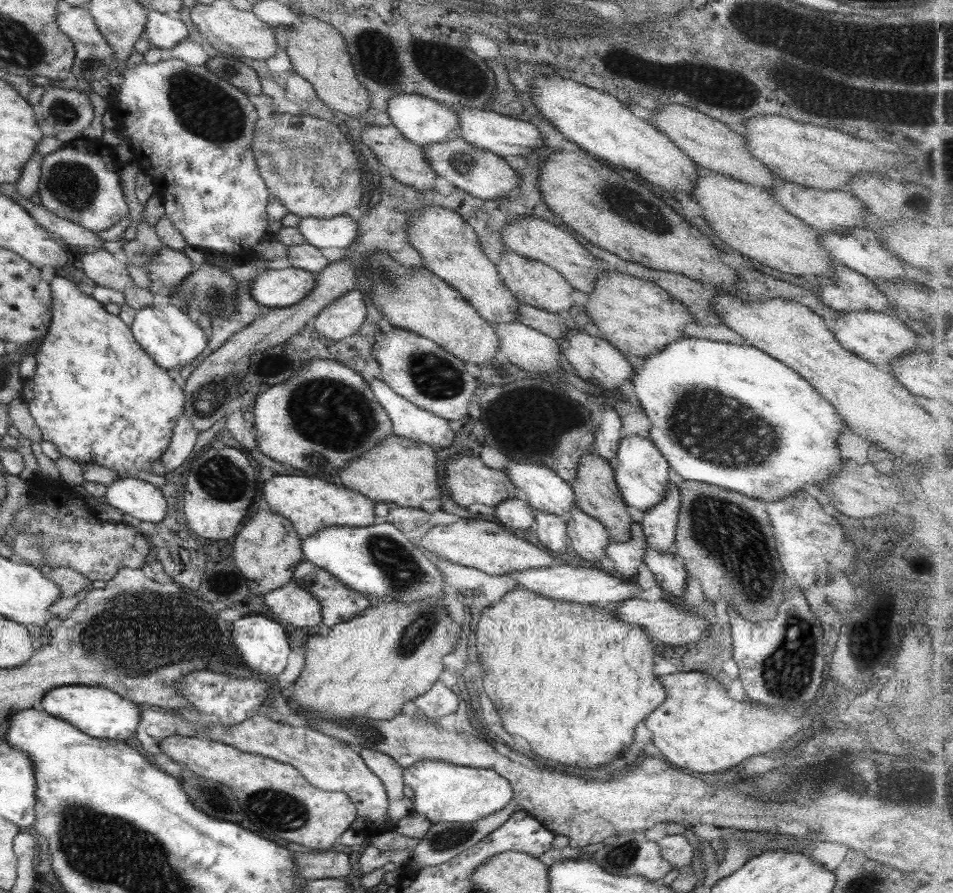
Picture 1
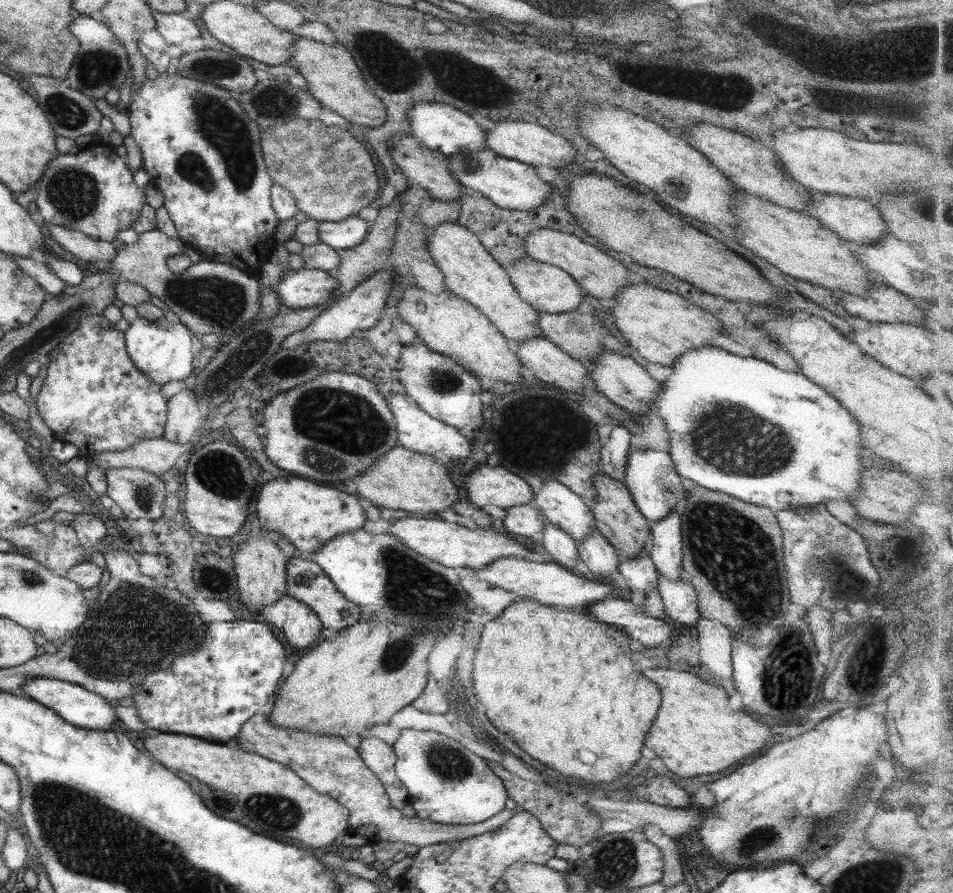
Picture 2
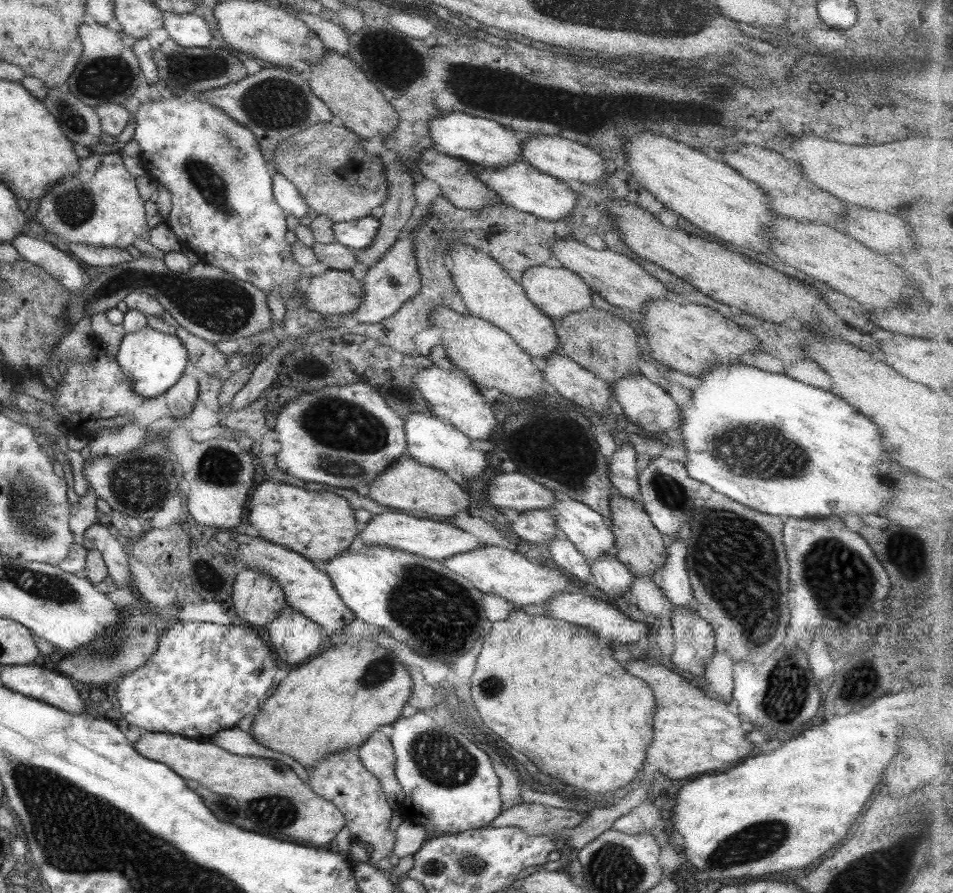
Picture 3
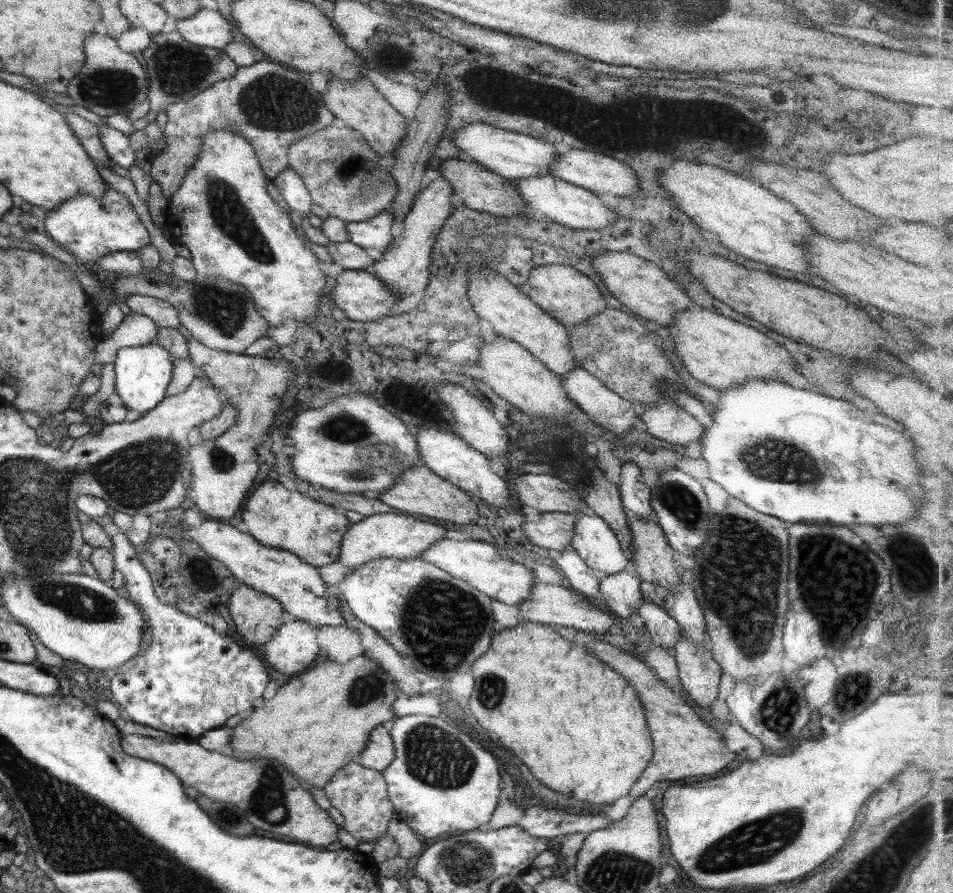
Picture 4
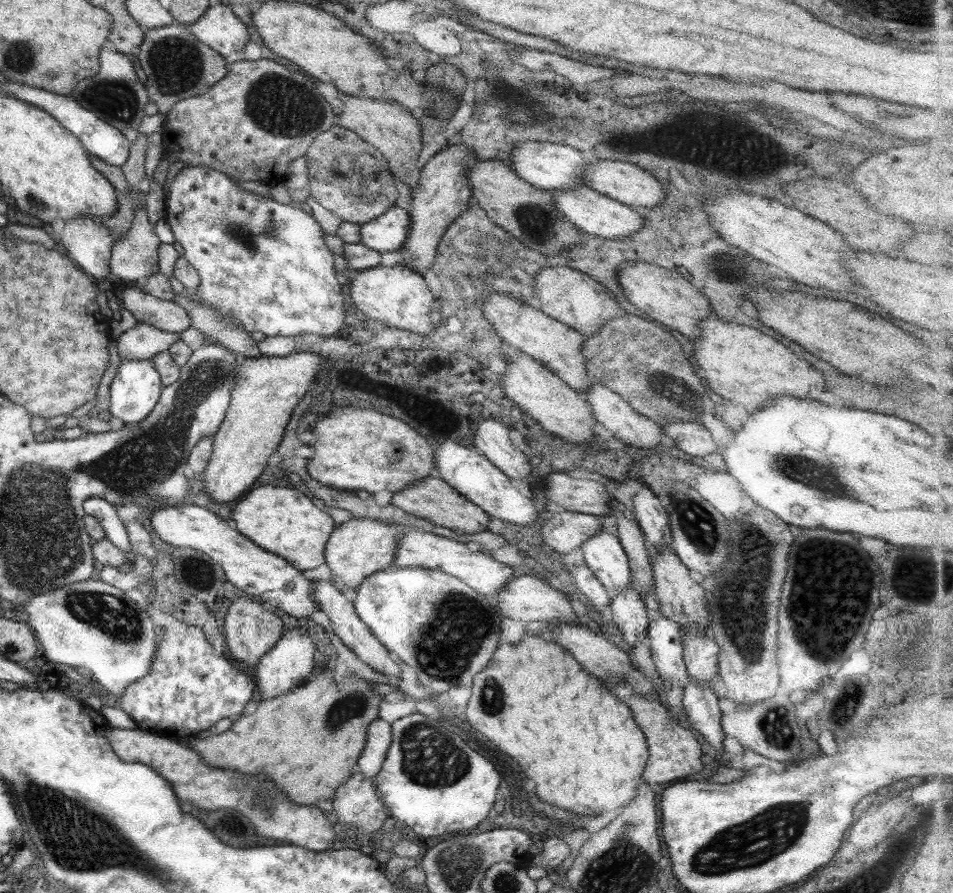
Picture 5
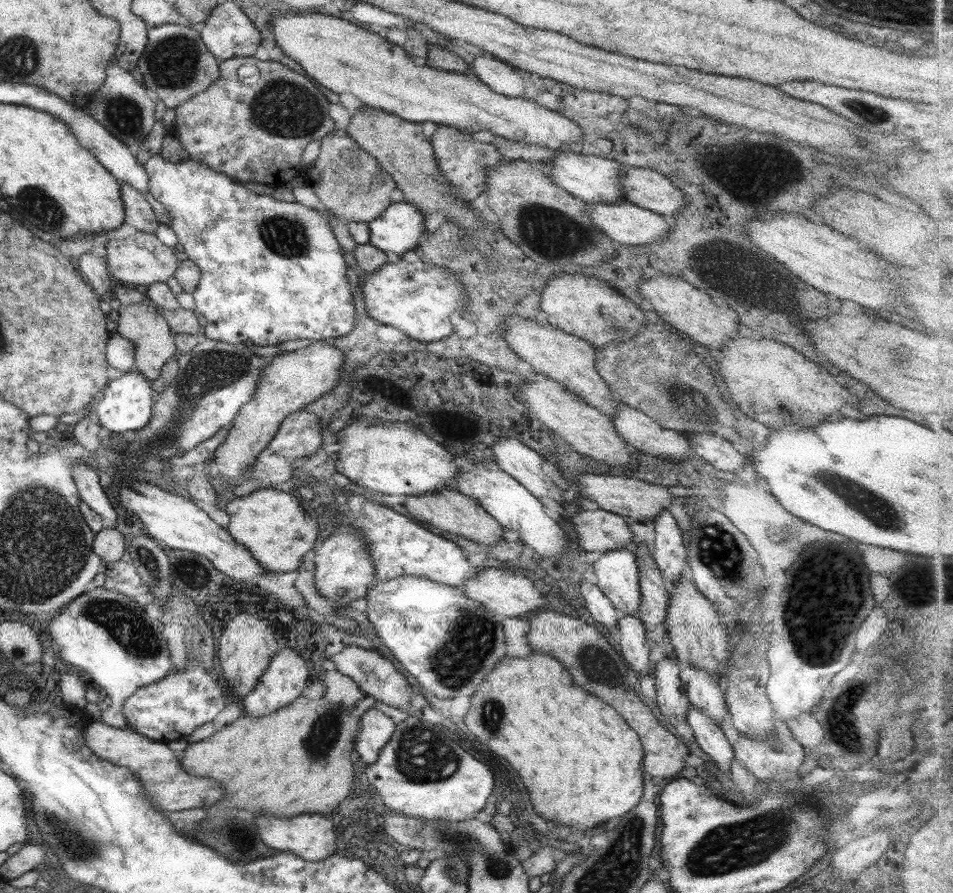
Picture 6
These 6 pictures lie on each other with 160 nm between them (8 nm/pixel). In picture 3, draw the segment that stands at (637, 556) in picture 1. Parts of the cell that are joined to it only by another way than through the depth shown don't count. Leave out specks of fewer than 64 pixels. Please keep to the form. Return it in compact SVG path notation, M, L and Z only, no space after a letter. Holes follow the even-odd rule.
M634 576L629 594L632 604L646 616L670 619L672 604L664 598L662 592L652 583L650 576Z

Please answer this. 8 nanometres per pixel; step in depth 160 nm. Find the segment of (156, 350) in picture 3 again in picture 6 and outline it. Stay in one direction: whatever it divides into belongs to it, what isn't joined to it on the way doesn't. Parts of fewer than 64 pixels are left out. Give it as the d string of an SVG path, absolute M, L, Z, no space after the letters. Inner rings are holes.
M137 370L125 373L120 378L109 382L103 389L103 398L97 402L94 410L96 423L103 429L103 432L122 434L127 430L137 431L148 424L155 398L151 385L152 383L147 381Z

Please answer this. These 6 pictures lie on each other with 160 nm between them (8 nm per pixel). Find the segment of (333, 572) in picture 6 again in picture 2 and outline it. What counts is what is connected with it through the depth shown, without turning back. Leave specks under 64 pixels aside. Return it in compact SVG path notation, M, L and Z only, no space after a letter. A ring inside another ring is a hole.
M407 518L388 520L387 533L400 540L407 548L414 550L419 556L437 562L441 566L451 568L478 569L485 566L493 559L501 557L521 557L533 559L533 554L527 548L519 546L505 534L497 534L491 529L477 527L477 530L469 530L454 522L437 519Z

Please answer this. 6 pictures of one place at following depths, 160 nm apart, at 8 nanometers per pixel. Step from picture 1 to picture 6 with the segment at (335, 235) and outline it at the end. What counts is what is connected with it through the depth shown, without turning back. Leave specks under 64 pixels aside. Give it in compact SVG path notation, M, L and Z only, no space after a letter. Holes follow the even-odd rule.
M403 201L391 203L375 220L367 223L369 240L368 244L381 252L392 252L401 256L408 250L418 246L417 240L424 233L424 215L415 207Z

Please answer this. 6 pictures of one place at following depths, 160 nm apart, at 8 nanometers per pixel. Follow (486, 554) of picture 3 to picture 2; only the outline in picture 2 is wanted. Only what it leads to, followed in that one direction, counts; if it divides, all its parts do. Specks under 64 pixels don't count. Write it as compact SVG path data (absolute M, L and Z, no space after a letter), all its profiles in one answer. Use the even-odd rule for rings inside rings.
M501 557L471 571L477 580L487 582L507 592L514 592L519 599L533 599L555 608L582 609L587 603L601 600L605 594L610 593L612 588L610 583L596 583L584 577L577 577L569 569L555 562L539 560L539 558Z

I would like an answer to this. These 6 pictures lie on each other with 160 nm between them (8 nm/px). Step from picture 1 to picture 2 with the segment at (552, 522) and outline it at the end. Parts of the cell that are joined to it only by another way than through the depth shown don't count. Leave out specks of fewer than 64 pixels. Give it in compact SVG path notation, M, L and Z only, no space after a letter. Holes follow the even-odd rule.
M546 523L542 533L542 546L545 552L551 555L552 560L565 569L573 568L578 558L577 542L549 523Z

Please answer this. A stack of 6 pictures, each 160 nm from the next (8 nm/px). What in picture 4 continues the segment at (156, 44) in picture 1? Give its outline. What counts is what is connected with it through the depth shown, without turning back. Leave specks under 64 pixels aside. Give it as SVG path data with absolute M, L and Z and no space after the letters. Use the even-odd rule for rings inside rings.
M200 9L185 20L176 20L175 31L187 44L222 49L232 42L231 24L218 11Z

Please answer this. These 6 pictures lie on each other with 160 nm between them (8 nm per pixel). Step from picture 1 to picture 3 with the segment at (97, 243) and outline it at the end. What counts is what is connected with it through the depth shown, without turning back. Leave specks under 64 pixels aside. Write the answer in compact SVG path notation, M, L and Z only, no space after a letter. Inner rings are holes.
M67 243L67 248L69 254L85 266L113 268L131 260L131 256L125 249L95 248L75 243Z

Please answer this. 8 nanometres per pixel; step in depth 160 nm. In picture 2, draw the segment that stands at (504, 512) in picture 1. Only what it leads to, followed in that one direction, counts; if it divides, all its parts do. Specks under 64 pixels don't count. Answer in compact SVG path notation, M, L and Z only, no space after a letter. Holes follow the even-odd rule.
M532 504L505 508L505 512L503 526L508 533L519 537L533 537L536 532L542 532L547 523L546 518Z

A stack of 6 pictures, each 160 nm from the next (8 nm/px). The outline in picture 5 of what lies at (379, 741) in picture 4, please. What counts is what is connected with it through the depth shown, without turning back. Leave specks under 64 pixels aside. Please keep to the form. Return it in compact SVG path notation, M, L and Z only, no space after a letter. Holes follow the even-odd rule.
M380 718L373 719L366 727L365 746L356 760L356 769L367 779L373 779L381 768L389 744L390 725Z

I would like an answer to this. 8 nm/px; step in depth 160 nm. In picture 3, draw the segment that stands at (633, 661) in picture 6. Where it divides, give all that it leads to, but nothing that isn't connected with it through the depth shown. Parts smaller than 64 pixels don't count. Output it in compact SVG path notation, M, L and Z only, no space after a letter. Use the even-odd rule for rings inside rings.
M604 554L597 560L591 560L590 581L592 588L599 588L609 600L622 604L622 596L630 589L633 575L613 555Z

